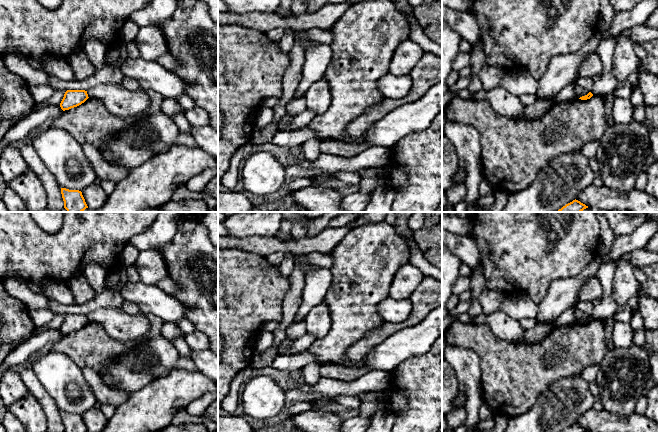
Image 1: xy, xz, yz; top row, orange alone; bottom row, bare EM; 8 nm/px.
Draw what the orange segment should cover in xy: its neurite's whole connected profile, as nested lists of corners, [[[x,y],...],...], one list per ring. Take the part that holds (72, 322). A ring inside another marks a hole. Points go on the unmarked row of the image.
[[[67,314],[60,327],[63,335],[77,331],[88,323],[87,315],[85,314]]]

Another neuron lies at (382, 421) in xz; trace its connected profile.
[[[387,408],[377,411],[371,418],[366,432],[392,432],[395,415]]]

